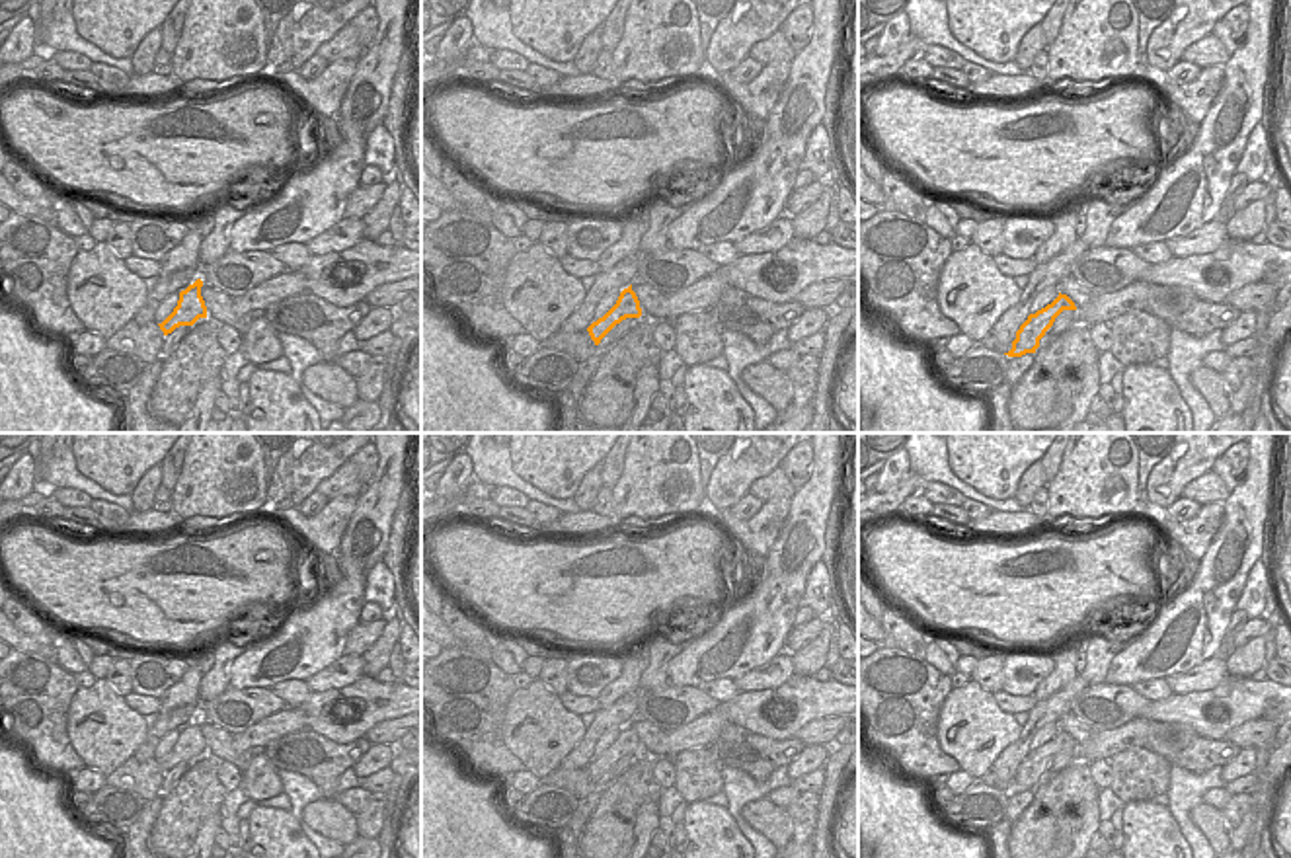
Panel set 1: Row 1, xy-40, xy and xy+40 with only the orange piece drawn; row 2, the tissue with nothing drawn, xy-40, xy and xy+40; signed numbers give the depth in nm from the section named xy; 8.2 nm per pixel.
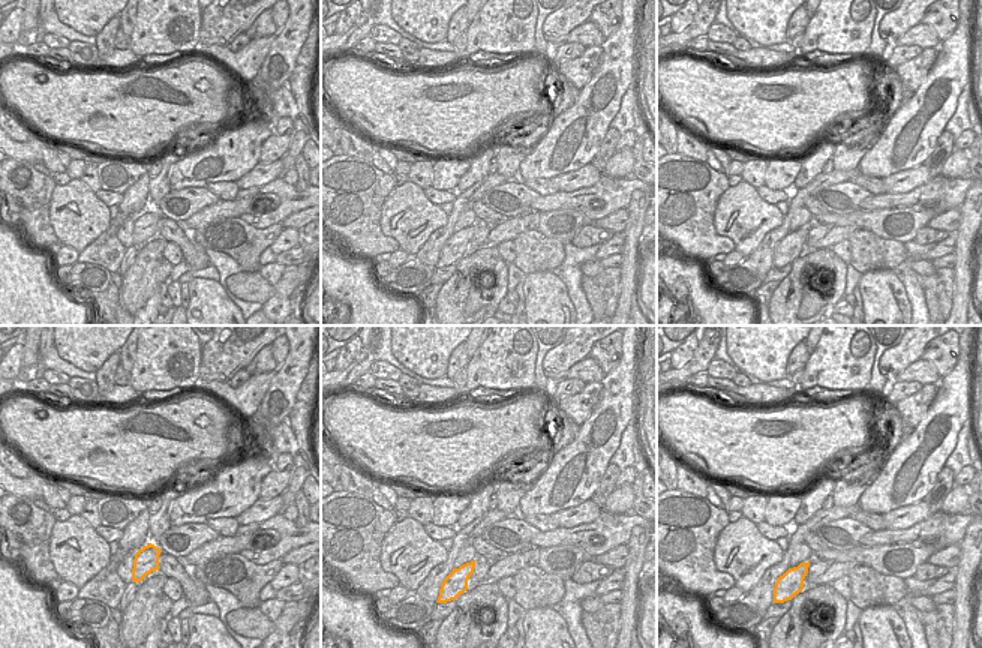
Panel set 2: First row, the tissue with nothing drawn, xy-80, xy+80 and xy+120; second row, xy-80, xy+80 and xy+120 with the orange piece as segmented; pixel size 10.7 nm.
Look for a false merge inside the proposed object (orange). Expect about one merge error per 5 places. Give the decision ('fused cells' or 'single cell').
single cell

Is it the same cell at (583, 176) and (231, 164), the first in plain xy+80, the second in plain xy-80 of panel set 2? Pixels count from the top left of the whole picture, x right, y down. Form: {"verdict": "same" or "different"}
{"verdict": "different"}

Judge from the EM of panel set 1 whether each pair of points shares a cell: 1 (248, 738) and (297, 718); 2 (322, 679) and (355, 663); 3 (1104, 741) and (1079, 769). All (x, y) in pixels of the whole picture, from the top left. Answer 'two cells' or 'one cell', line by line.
1: one cell
2: one cell
3: two cells

